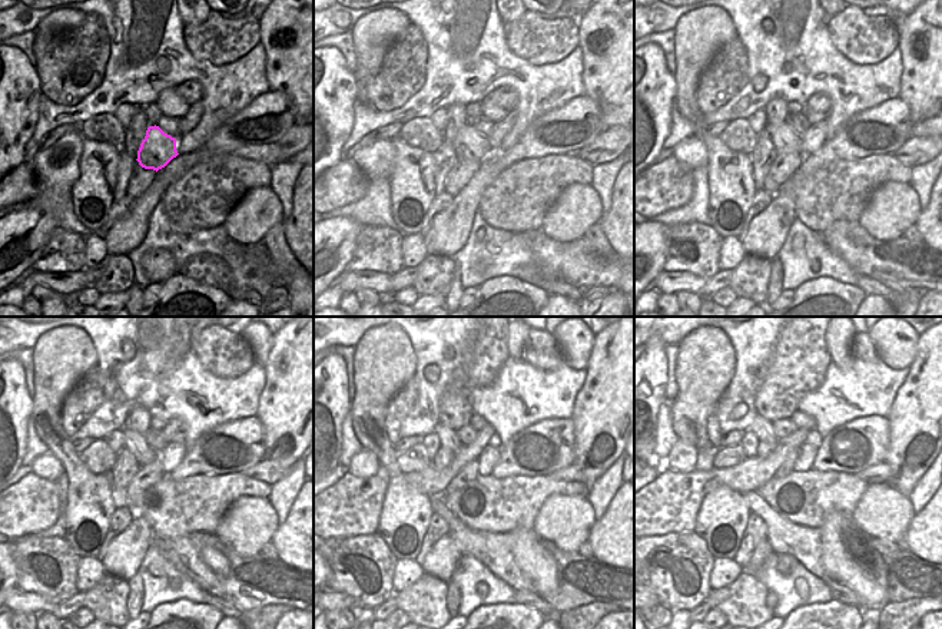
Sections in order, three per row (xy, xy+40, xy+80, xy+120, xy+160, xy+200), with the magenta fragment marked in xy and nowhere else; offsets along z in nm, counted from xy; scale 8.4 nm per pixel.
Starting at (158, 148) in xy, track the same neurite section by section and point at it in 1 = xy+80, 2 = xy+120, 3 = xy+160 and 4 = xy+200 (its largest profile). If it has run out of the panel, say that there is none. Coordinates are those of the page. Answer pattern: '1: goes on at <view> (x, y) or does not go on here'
1: goes on at xy+80 (783, 136)
2: goes on at xy+120 (133, 442)
3: goes on at xy+160 (448, 437)
4: goes on at xy+200 (762, 429)

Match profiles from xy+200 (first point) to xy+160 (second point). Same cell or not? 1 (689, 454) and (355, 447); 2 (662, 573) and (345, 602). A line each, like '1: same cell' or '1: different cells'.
1: different cells
2: different cells

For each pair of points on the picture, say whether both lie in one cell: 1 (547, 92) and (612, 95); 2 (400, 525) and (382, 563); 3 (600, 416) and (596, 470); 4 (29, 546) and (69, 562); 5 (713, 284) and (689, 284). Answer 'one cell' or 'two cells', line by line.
1: two cells
2: two cells
3: one cell
4: one cell
5: two cells

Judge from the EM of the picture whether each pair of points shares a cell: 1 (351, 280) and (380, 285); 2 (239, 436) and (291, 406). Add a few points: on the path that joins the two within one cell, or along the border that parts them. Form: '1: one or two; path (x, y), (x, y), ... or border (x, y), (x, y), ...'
1: one; path (358, 280), (372, 280)
2: two; border (255, 416), (262, 427), (262, 446), (266, 456)

